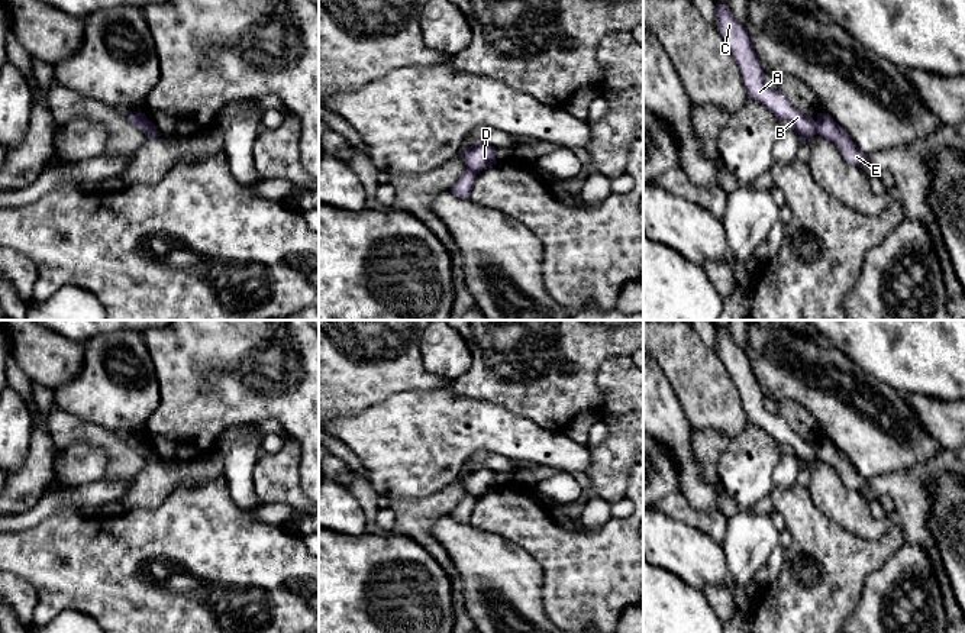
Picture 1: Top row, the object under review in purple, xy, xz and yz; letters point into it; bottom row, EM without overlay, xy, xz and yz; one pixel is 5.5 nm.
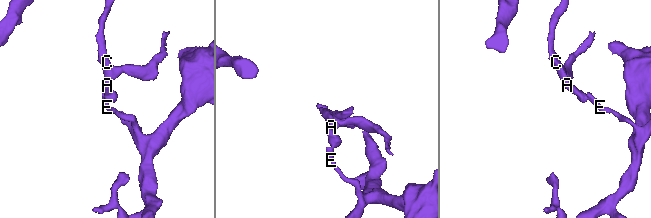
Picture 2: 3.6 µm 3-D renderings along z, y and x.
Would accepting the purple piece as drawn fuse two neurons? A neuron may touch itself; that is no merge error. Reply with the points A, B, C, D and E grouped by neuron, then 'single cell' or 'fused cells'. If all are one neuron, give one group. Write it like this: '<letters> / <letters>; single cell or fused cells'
A B C D / E; fused cells

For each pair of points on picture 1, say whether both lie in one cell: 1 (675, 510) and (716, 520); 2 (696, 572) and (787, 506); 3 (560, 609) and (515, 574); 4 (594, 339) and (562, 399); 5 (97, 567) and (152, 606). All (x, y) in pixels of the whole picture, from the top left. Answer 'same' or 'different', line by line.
1: same
2: different
3: different
4: same
5: same

